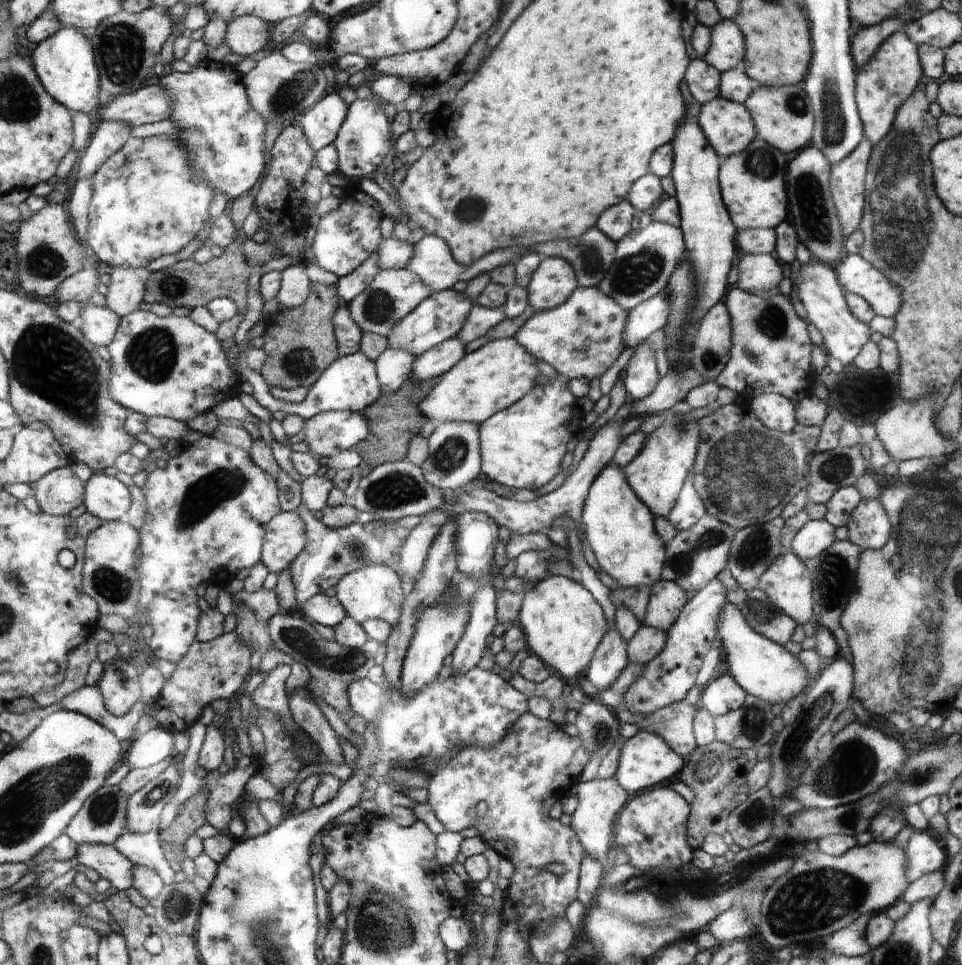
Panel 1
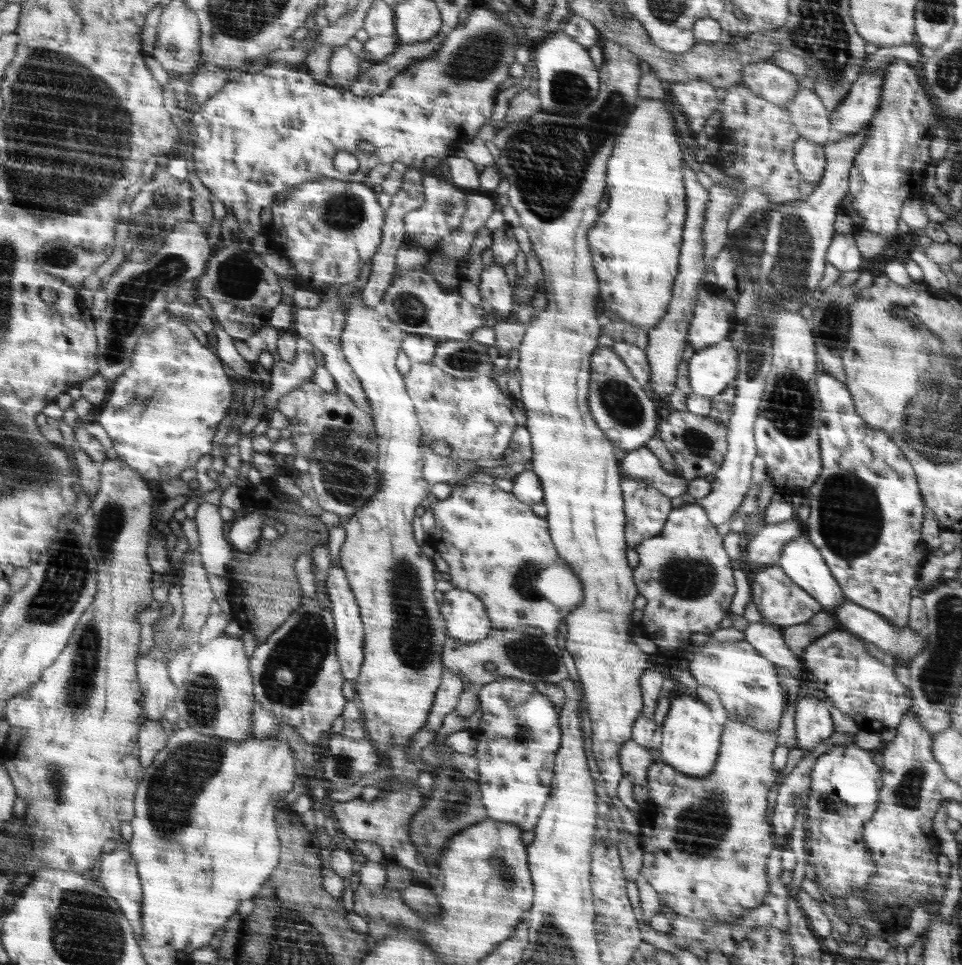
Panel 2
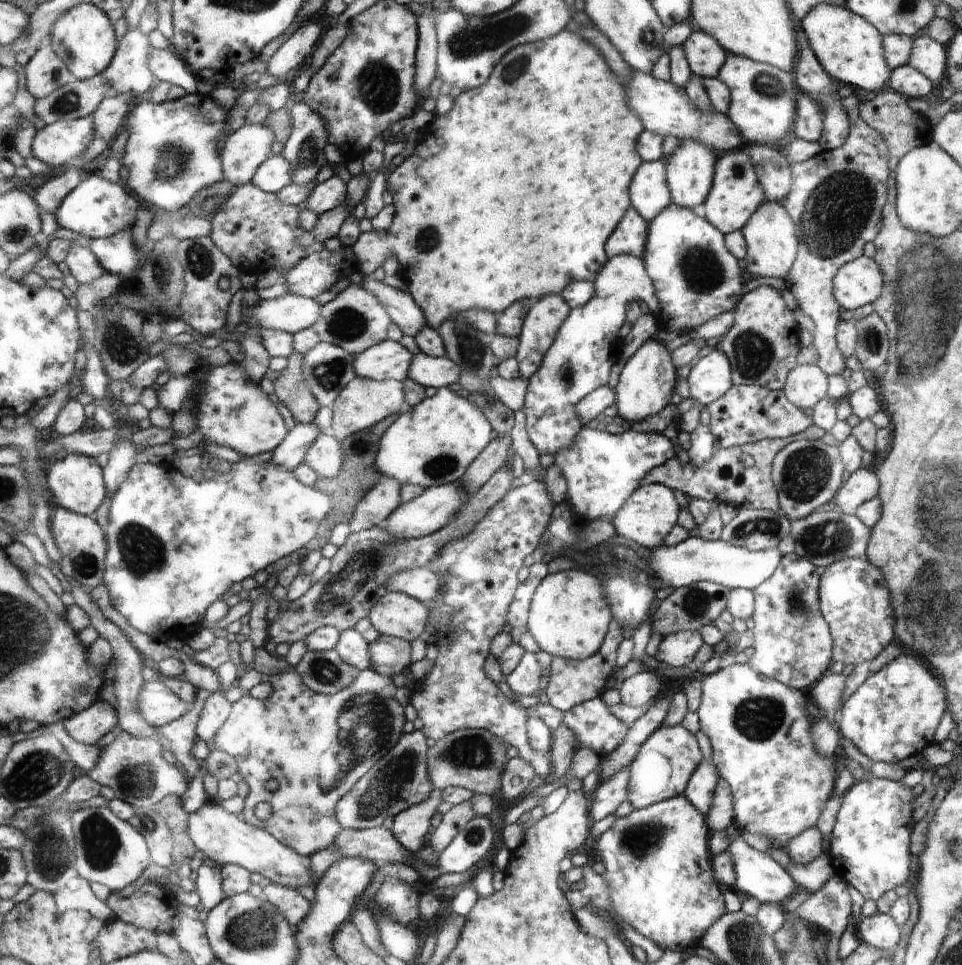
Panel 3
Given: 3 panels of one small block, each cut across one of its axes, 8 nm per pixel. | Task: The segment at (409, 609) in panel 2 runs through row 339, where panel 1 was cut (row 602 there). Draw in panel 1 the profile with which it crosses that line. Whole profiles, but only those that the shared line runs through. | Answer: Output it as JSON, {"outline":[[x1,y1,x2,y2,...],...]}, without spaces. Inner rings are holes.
{"outline":[[363,566,353,570,336,585,335,597,345,607,352,620,362,624,370,619,382,619,394,626,400,620,401,610,405,604,404,587,395,568,387,566]]}

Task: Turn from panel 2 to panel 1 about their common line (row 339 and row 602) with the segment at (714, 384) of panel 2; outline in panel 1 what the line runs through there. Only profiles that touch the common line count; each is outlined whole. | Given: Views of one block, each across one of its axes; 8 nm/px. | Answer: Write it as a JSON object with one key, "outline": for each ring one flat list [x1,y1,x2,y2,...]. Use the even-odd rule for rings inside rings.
{"outline":[[728,600,717,614,717,639,724,648,723,655,728,662,728,673,737,679,747,695,756,696,772,705,786,703,802,694,812,683,806,666,799,658,792,656,784,645,754,631,741,610]]}

